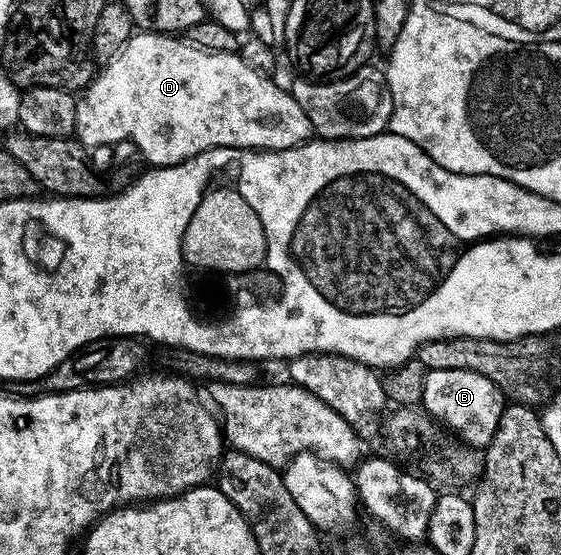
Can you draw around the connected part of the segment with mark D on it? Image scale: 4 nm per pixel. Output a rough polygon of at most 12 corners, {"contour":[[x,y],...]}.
{"contour":[[137,32],[77,98],[150,167],[313,126],[240,53]]}

